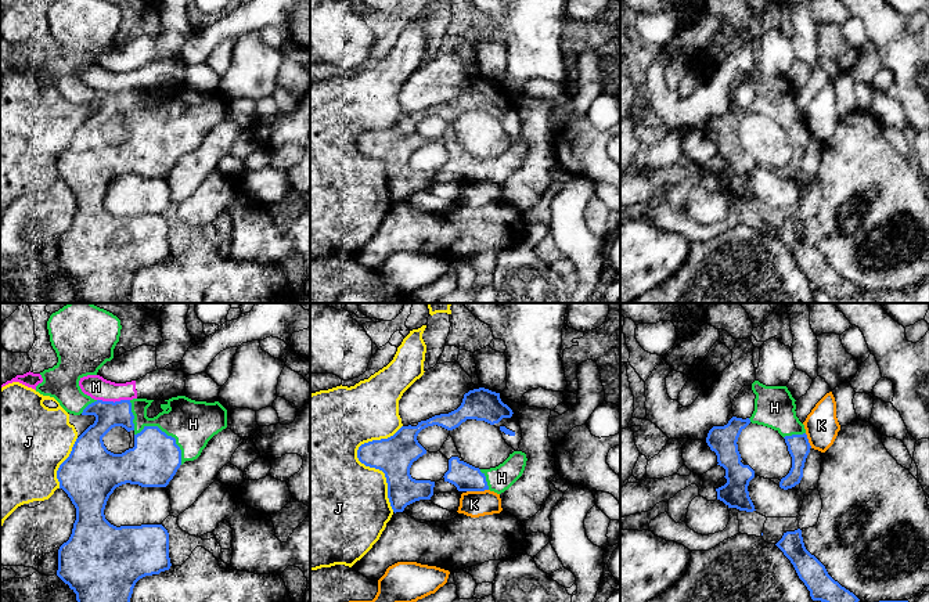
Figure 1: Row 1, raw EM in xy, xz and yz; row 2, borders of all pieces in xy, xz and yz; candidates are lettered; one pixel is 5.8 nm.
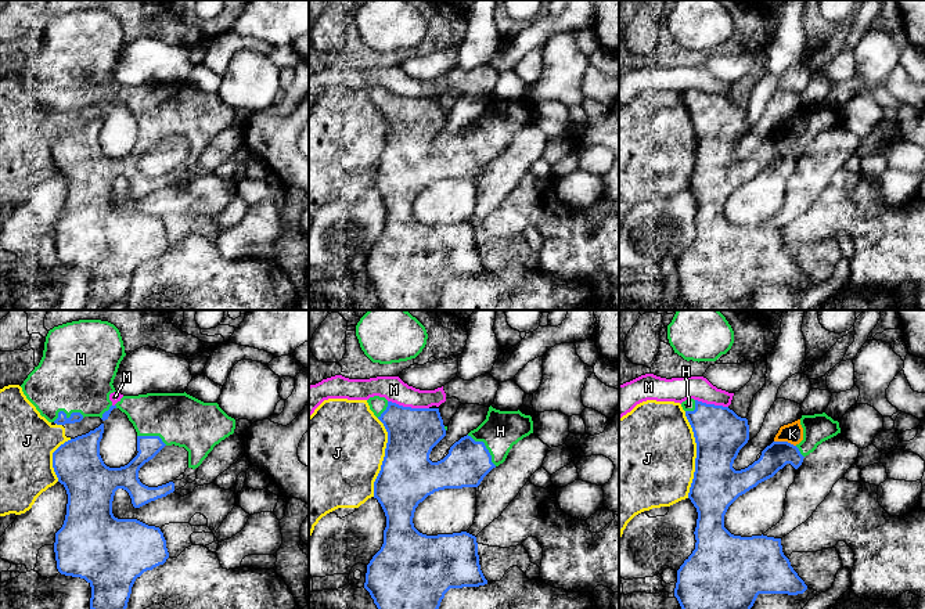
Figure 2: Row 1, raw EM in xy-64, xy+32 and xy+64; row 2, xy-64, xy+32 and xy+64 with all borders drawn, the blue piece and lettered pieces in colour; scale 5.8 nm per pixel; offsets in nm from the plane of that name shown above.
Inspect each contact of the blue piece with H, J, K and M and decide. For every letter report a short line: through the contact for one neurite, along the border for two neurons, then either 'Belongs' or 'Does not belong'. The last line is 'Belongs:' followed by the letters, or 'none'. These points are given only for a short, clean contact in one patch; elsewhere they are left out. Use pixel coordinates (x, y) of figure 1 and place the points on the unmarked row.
H: Belongs
J: Does not belong
K: Line: xz (488, 179), (467, 181). Does not belong
M: Does not belong
Belongs: H

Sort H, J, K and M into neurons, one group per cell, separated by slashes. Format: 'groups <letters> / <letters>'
groups H / J / K / M

